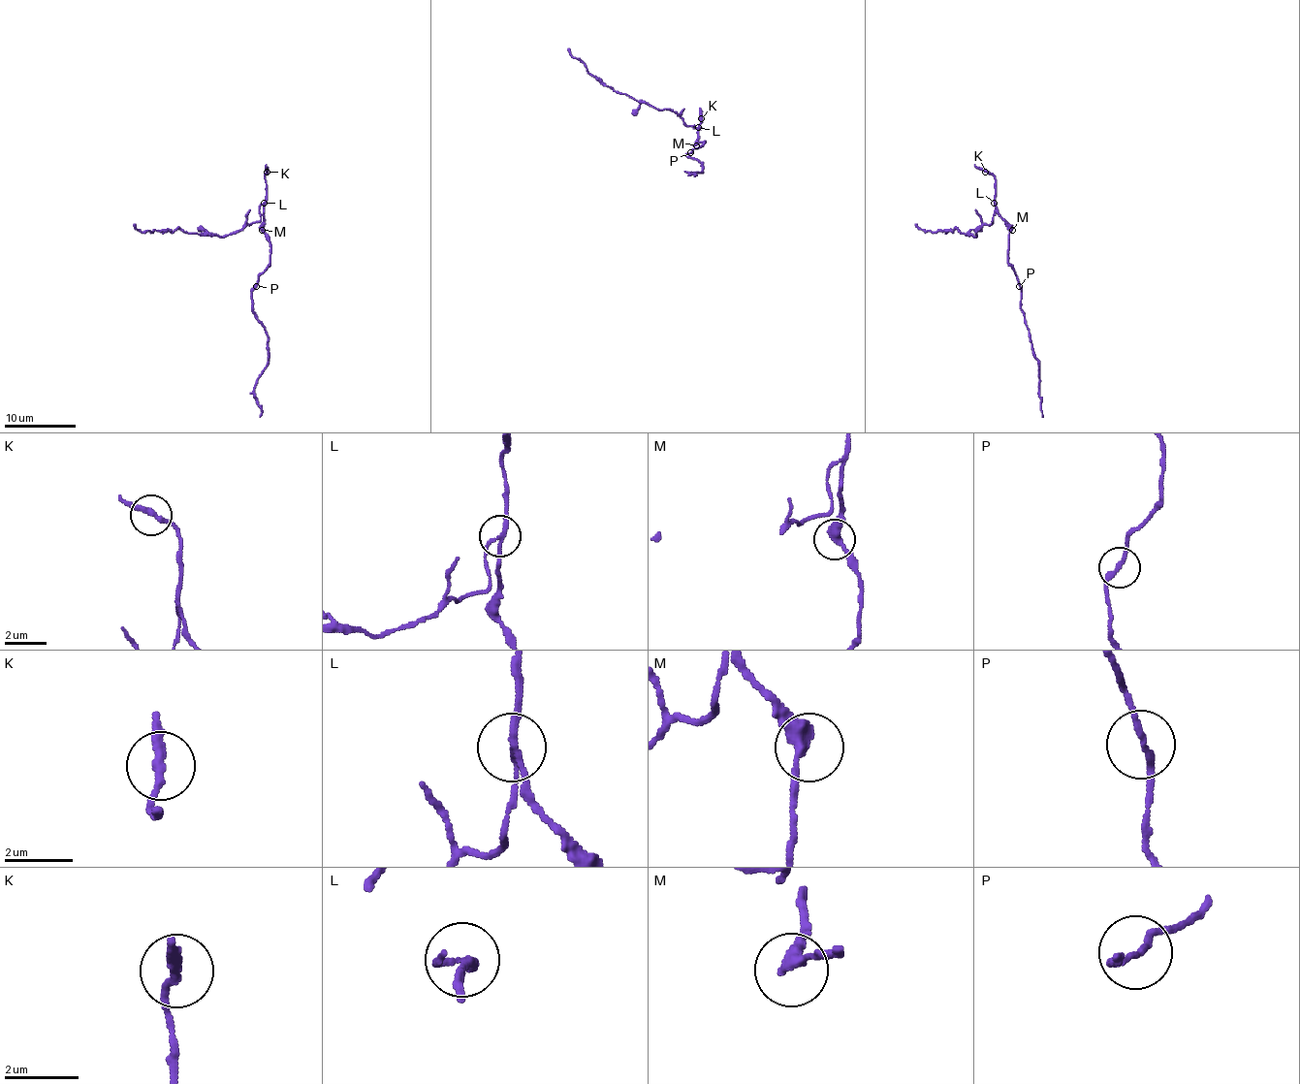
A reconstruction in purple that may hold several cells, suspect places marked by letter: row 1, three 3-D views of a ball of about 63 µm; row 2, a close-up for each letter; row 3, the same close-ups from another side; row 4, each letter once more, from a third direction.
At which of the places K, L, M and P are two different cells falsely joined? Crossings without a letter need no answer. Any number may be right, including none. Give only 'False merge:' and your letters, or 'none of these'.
False merge: L

